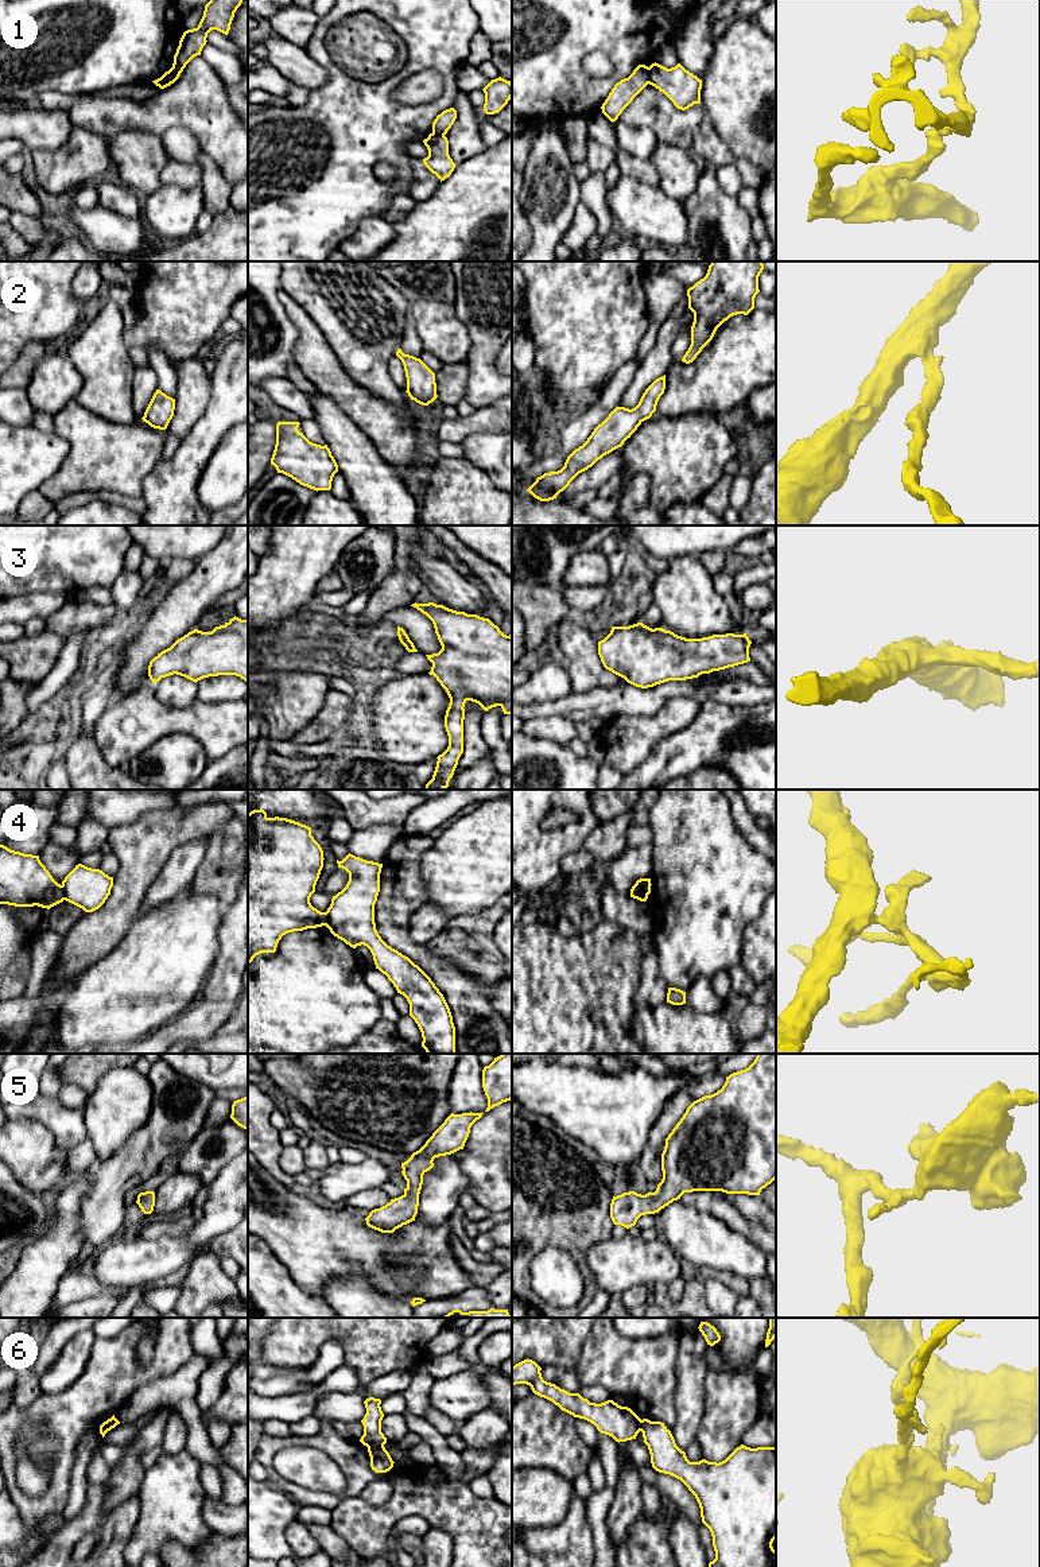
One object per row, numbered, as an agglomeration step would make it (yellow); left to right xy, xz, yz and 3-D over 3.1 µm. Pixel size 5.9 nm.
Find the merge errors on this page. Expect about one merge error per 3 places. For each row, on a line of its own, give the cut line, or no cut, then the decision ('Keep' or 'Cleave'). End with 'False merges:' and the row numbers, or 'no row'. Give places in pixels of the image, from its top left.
1: Split along xy (174, 66), (175, 72), (170, 82). Cleave
2: No split. Keep
3: No split. Keep
4: Split along xy (61, 885), (65, 899). Cleave
5: No split. Keep
6: Split along xz (383, 1446), (368, 1447). Cleave
False merges: 1, 4, 6

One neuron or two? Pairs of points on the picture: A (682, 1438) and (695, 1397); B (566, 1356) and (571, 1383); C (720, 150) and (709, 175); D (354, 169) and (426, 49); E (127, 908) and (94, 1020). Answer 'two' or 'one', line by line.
A: one
B: two
C: two
D: one
E: two

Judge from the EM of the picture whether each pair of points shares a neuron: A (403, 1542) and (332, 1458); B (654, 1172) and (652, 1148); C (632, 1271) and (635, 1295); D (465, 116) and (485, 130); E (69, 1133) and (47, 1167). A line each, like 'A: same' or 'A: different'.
A: different
B: same
C: different
D: different
E: different

